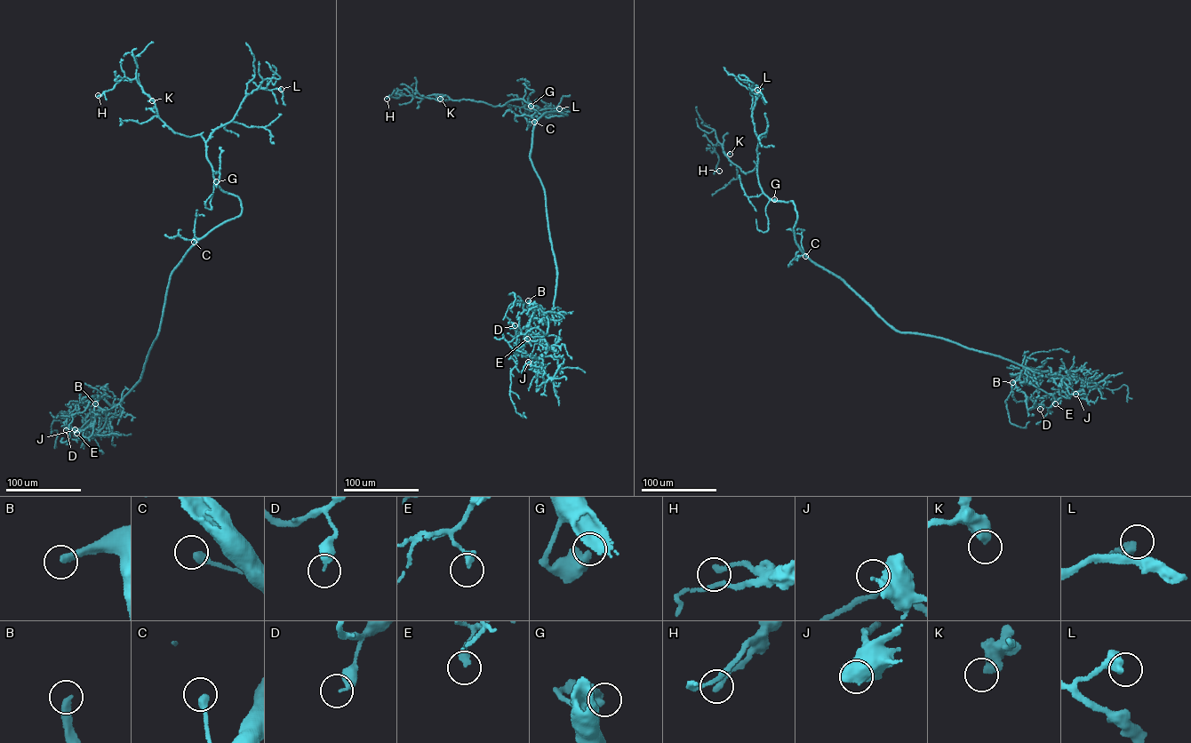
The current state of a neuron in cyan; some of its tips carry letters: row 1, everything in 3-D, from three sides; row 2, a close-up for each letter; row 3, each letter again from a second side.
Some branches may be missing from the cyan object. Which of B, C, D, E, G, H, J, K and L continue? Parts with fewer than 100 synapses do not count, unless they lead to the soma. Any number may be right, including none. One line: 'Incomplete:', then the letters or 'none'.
Incomplete: B

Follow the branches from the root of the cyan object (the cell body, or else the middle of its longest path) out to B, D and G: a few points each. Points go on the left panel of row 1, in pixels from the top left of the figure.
B: (169, 283), (157, 337), (139, 379), (118, 404), (110, 405), (102, 396), (95, 403)
D: (169, 283), (157, 337), (139, 380), (115, 405), (110, 405), (100, 395), (79, 403), (67, 417), (66, 430)
G: (169, 283), (171, 272), (196, 242), (240, 214), (241, 201), (221, 190), (216, 181)

